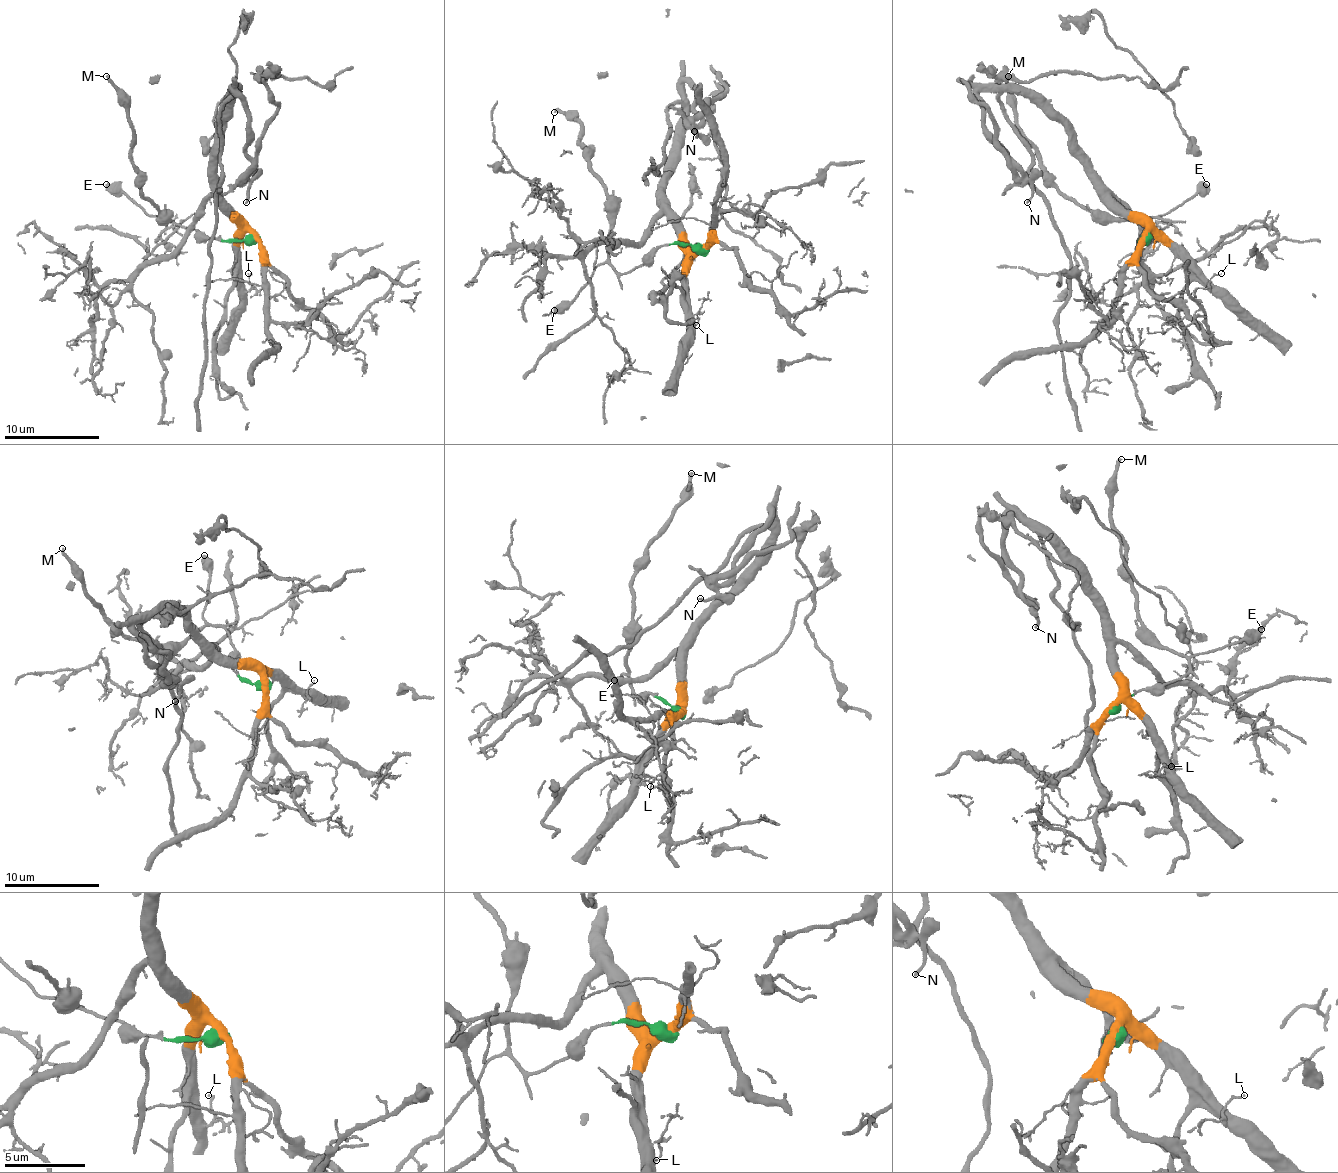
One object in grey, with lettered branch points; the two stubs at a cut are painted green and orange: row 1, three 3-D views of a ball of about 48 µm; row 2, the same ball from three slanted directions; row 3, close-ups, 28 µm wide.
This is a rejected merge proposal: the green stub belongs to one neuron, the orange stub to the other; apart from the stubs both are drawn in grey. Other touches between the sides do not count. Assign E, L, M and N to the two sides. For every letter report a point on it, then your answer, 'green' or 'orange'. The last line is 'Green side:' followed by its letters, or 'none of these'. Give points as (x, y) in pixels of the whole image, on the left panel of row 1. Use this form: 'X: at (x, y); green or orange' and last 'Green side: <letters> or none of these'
E: at (106, 184); green
L: at (248, 273); orange
M: at (106, 76); green
N: at (246, 202); orange
Green side: E, M

